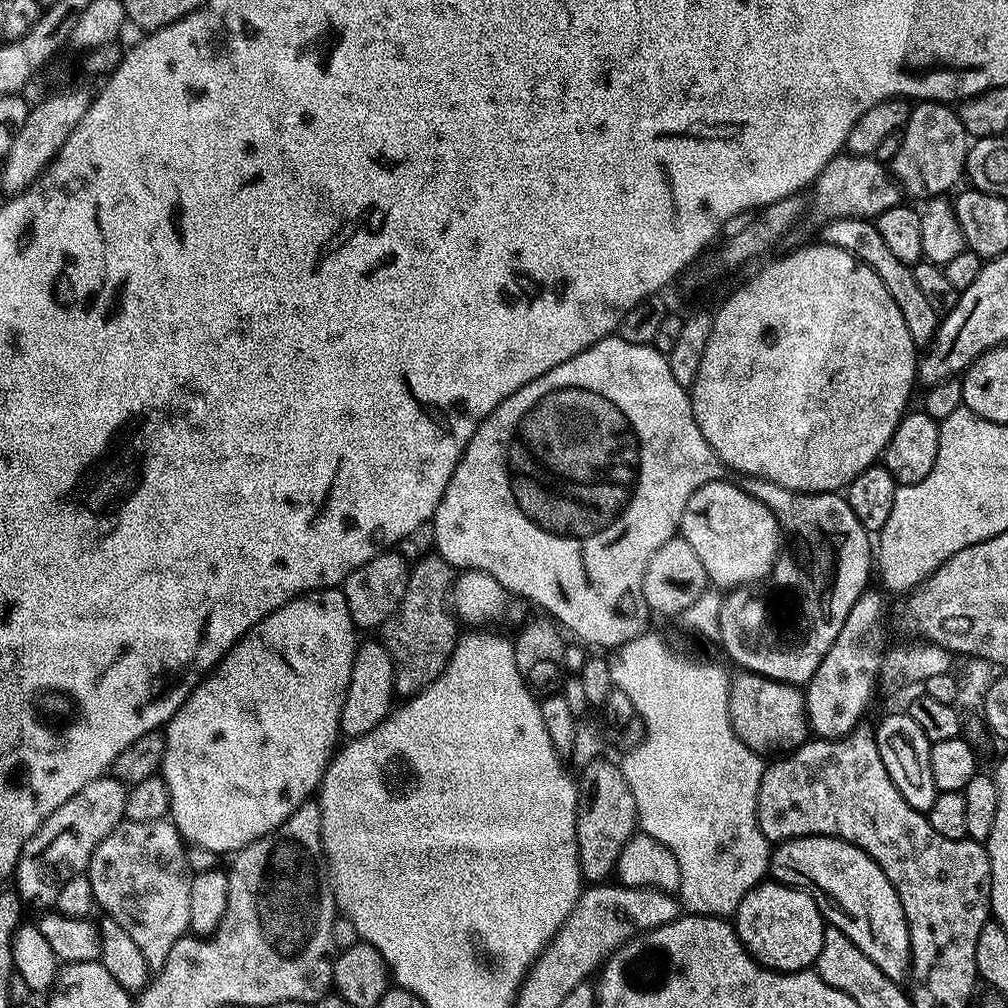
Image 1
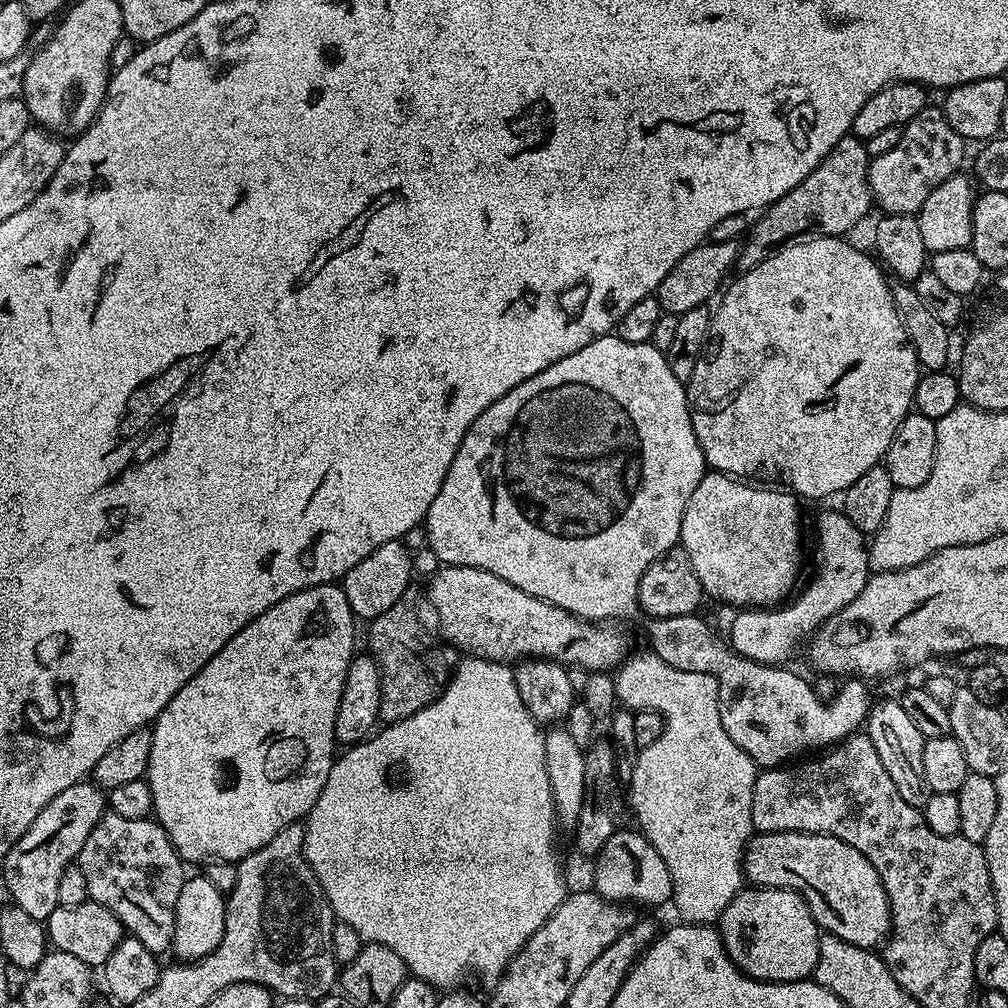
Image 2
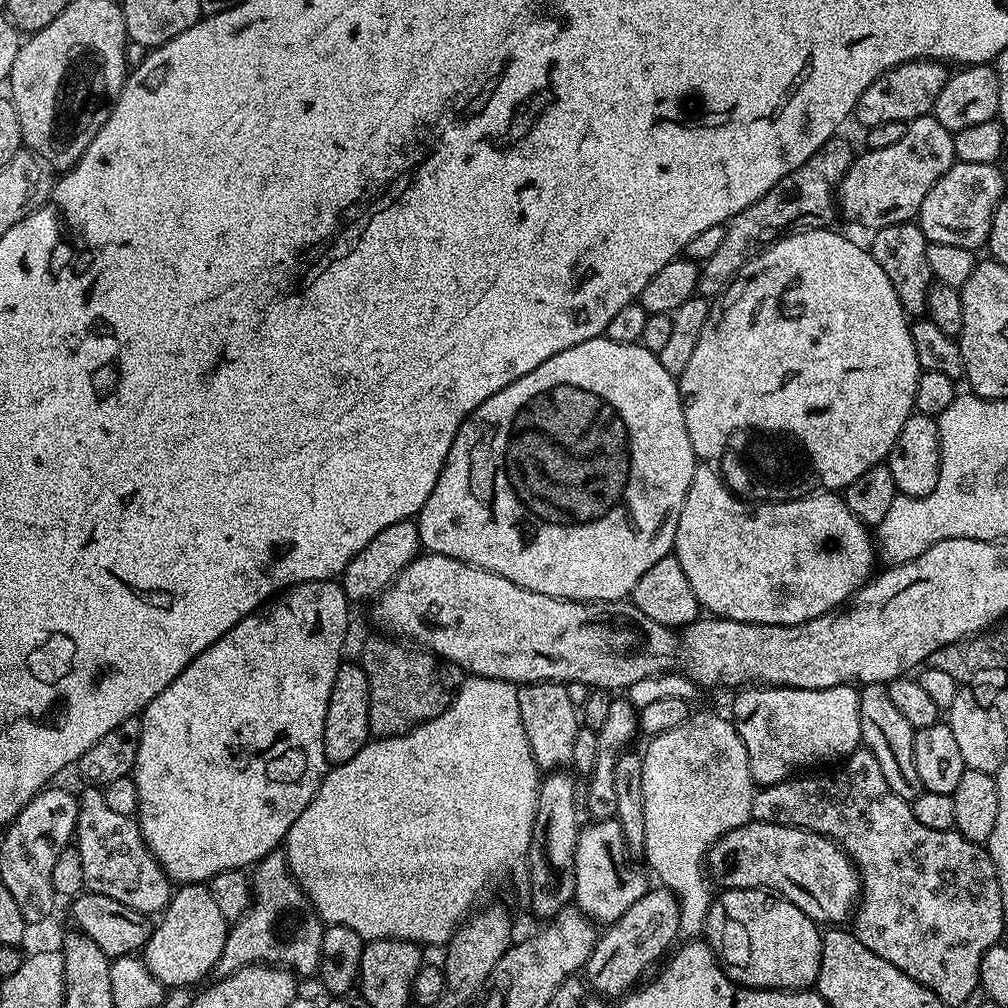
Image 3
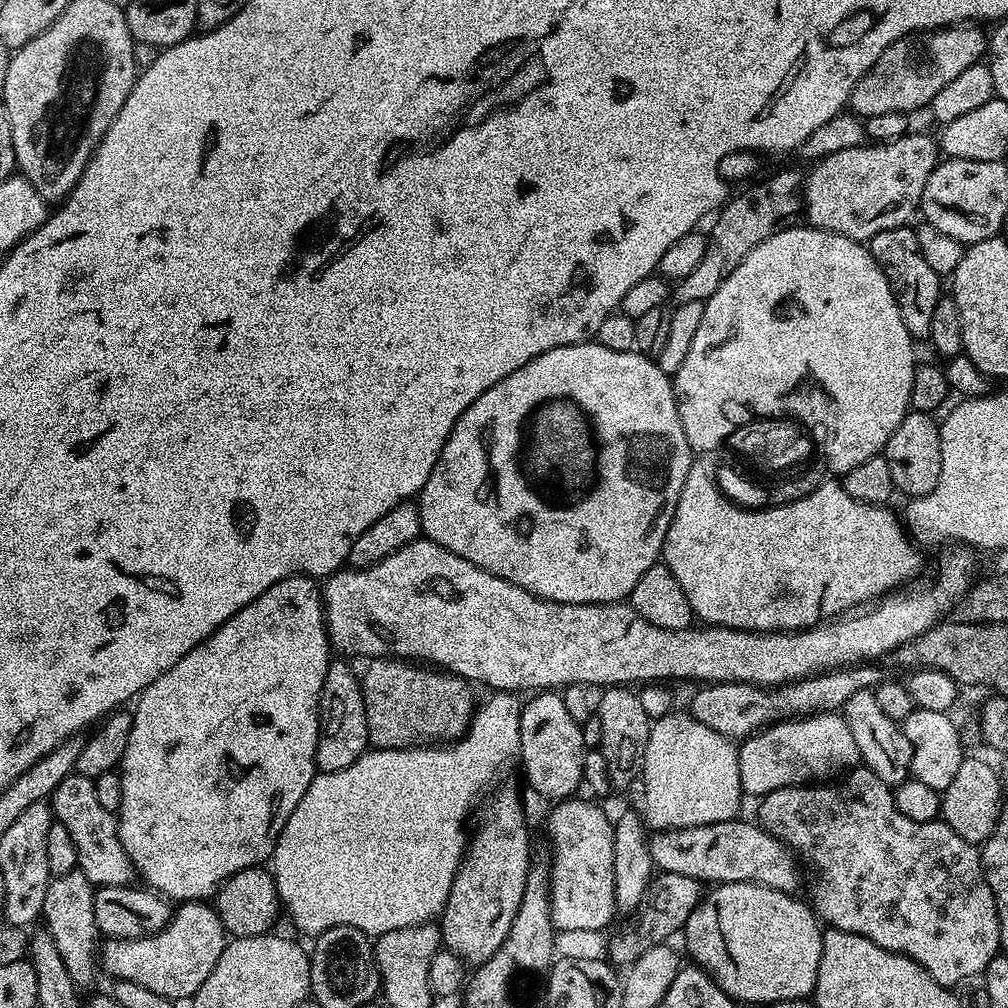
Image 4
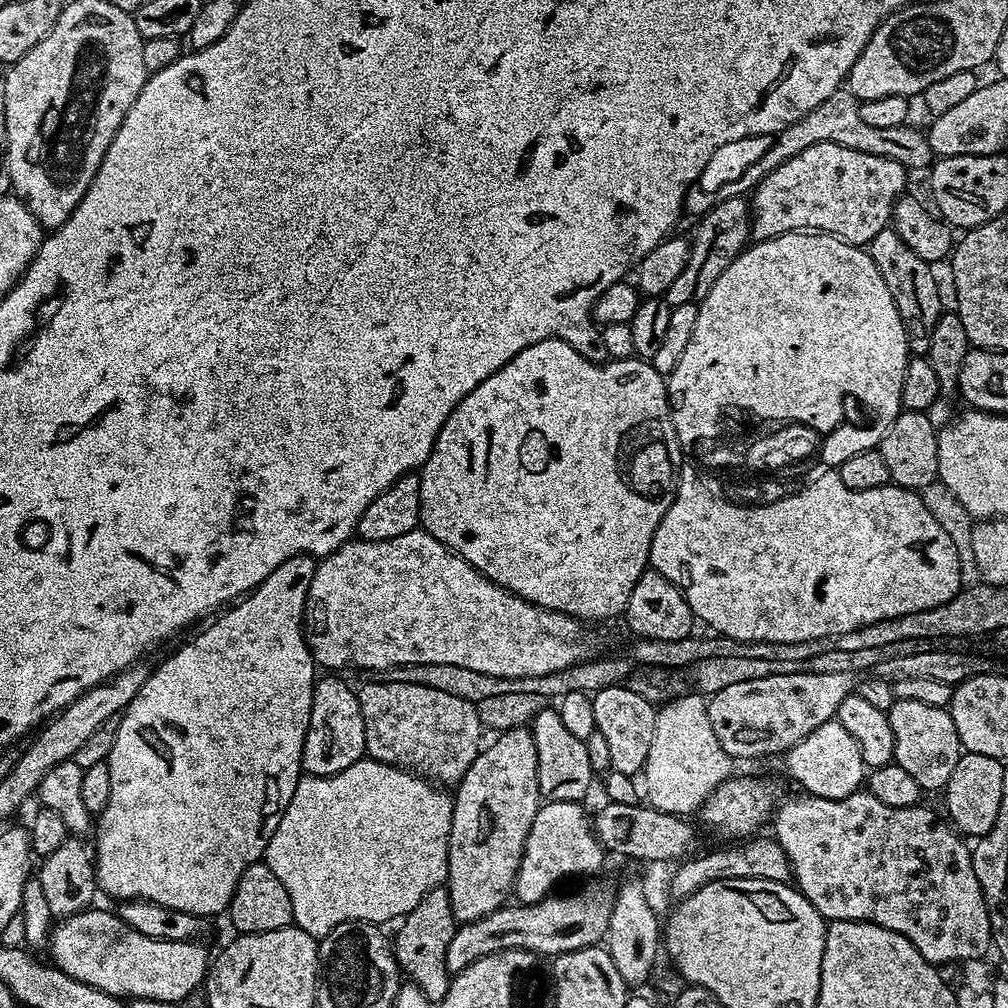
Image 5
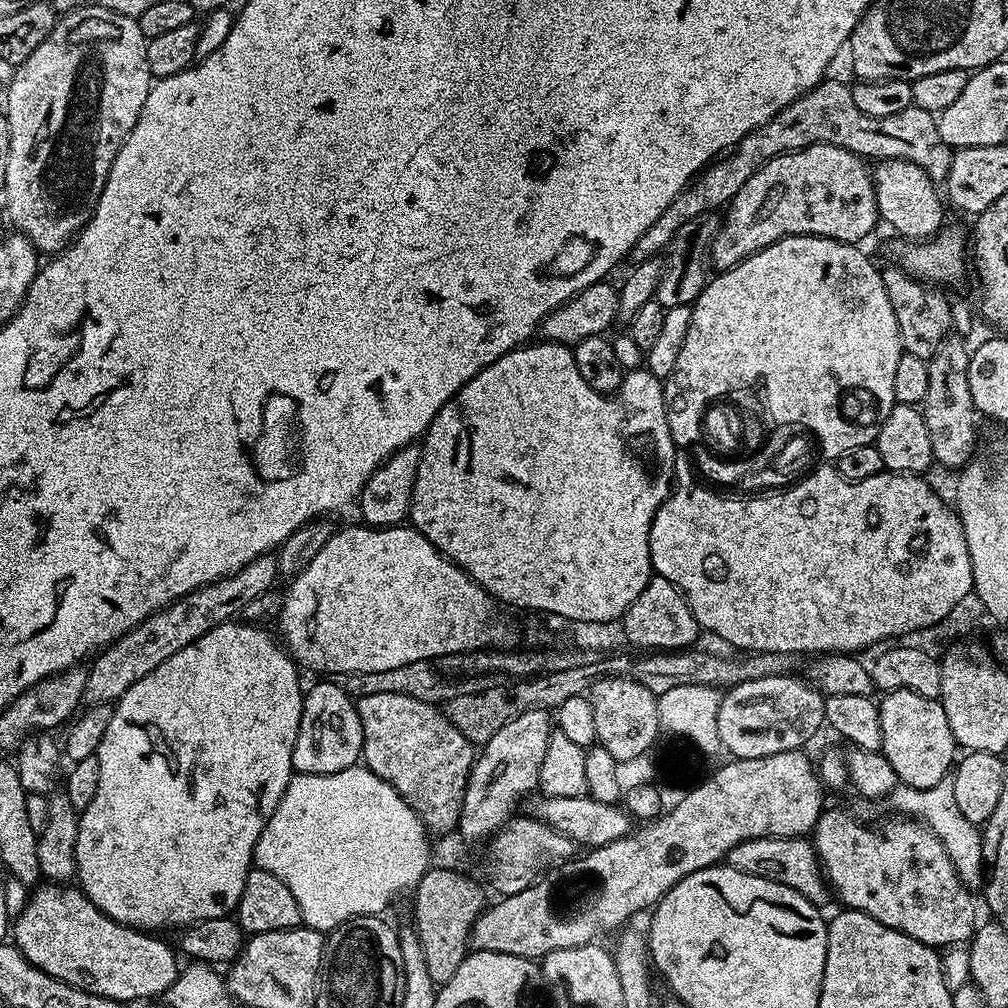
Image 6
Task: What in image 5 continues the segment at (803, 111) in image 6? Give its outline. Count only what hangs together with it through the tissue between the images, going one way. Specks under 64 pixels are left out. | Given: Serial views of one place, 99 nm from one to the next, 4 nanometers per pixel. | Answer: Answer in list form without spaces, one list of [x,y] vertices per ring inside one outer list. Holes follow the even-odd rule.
[[[838,90],[834,94],[830,94],[830,98],[826,98],[826,102],[822,102],[822,106],[814,106],[814,110],[810,110],[810,114],[798,118],[798,122],[794,122],[786,130],[779,132],[769,143],[773,144],[761,154],[760,160],[754,161],[741,176],[734,177],[729,184],[722,185],[714,194],[715,199],[725,200],[731,196],[744,196],[751,193],[760,185],[762,178],[766,178],[766,174],[770,174],[770,170],[782,166],[782,162],[794,158],[794,154],[802,154],[802,150],[806,150],[806,146],[818,142],[834,142],[838,146],[846,146],[850,150],[862,150],[862,154],[885,156],[898,162],[905,170],[924,167],[927,169],[934,160],[933,150],[928,145],[927,135],[912,127],[903,124],[902,126],[890,126],[890,130],[874,130],[874,126],[862,122],[862,114],[856,97],[847,90]]]

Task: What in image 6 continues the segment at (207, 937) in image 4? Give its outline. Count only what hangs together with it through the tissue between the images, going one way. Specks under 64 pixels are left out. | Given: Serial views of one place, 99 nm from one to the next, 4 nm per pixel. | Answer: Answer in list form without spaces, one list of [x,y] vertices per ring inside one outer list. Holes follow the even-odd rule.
[[[56,882],[41,883],[29,895],[25,909],[18,914],[11,925],[10,936],[16,949],[31,964],[38,966],[38,970],[46,970],[46,974],[70,986],[81,988],[84,992],[93,992],[121,1002],[127,1002],[127,1000],[148,1002],[153,998],[163,997],[166,989],[180,975],[182,967],[181,961],[176,961],[177,953],[174,948],[172,953],[171,946],[156,937],[159,935],[119,924],[114,918],[102,914],[102,910],[98,910],[98,906],[94,906],[94,902],[90,902],[88,895],[80,891],[79,887],[61,886]]]

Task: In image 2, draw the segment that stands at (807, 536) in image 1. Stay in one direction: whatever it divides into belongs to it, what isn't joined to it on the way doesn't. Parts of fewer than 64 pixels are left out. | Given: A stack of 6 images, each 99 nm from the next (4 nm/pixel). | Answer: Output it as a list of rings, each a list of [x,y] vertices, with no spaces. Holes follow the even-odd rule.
[[[843,511],[822,513],[816,520],[816,569],[808,585],[805,588],[803,585],[791,599],[779,606],[743,609],[740,616],[748,620],[764,620],[764,624],[756,624],[748,632],[749,638],[764,649],[759,652],[756,648],[747,648],[740,640],[732,640],[733,651],[760,664],[787,665],[796,648],[803,649],[829,618],[850,606],[850,602],[862,594],[862,586],[866,586],[870,575],[868,549],[865,533],[860,532]]]

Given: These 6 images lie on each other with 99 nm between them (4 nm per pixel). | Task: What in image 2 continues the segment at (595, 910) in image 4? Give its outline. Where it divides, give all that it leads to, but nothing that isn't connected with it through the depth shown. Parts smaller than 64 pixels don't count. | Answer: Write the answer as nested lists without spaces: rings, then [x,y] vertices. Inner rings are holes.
[[[639,830],[617,832],[609,838],[599,856],[595,857],[594,890],[602,898],[617,902],[640,904],[668,904],[672,899],[672,875],[658,850]]]

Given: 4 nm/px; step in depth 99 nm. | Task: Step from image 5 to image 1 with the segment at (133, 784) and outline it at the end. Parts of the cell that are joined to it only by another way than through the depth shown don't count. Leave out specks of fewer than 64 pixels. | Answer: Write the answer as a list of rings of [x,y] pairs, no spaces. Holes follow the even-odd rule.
[[[339,587],[318,588],[315,592],[304,592],[298,598],[286,602],[286,606],[274,610],[269,616],[259,620],[258,623],[222,657],[220,663],[193,688],[192,693],[186,698],[186,702],[182,702],[180,709],[169,718],[166,727],[163,729],[164,741],[166,742],[166,754],[162,758],[162,766],[159,771],[159,775],[163,776],[166,782],[166,790],[170,790],[170,819],[172,825],[180,831],[181,840],[197,848],[214,850],[218,854],[224,854],[224,852],[228,852],[227,854],[235,854],[239,852],[241,848],[244,848],[248,844],[253,844],[258,838],[262,838],[266,834],[273,832],[278,826],[282,826],[282,822],[286,822],[286,818],[290,818],[290,814],[294,814],[294,810],[298,810],[298,806],[302,806],[307,800],[313,799],[314,793],[319,789],[321,782],[324,781],[324,771],[328,768],[329,762],[337,751],[338,743],[336,744],[336,739],[341,739],[342,736],[340,719],[342,718],[342,706],[346,702],[346,690],[350,686],[350,670],[354,666],[354,654],[356,653],[358,643],[358,637],[356,637],[356,635],[358,635],[358,629],[356,623],[350,618],[350,606],[346,606],[346,598]]]

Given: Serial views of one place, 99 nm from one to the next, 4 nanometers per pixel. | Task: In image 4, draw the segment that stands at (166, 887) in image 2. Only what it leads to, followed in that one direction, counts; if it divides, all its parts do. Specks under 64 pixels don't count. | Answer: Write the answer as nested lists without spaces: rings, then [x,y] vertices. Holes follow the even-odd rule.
[[[73,774],[62,778],[62,782],[52,791],[50,797],[52,814],[55,823],[70,830],[74,850],[78,850],[79,871],[86,874],[93,886],[127,888],[133,883],[134,869],[120,841],[118,816],[117,813],[106,810],[106,806],[99,804],[98,794],[94,794],[95,785],[95,779],[91,776]]]

